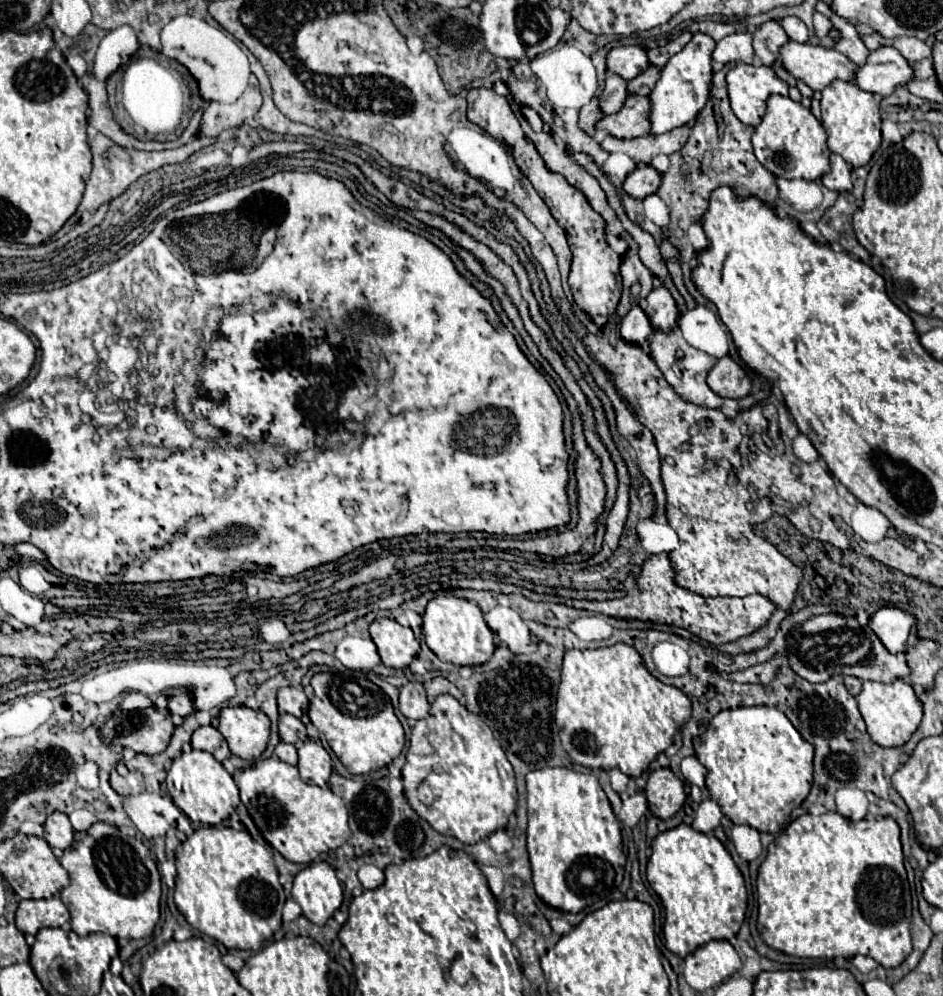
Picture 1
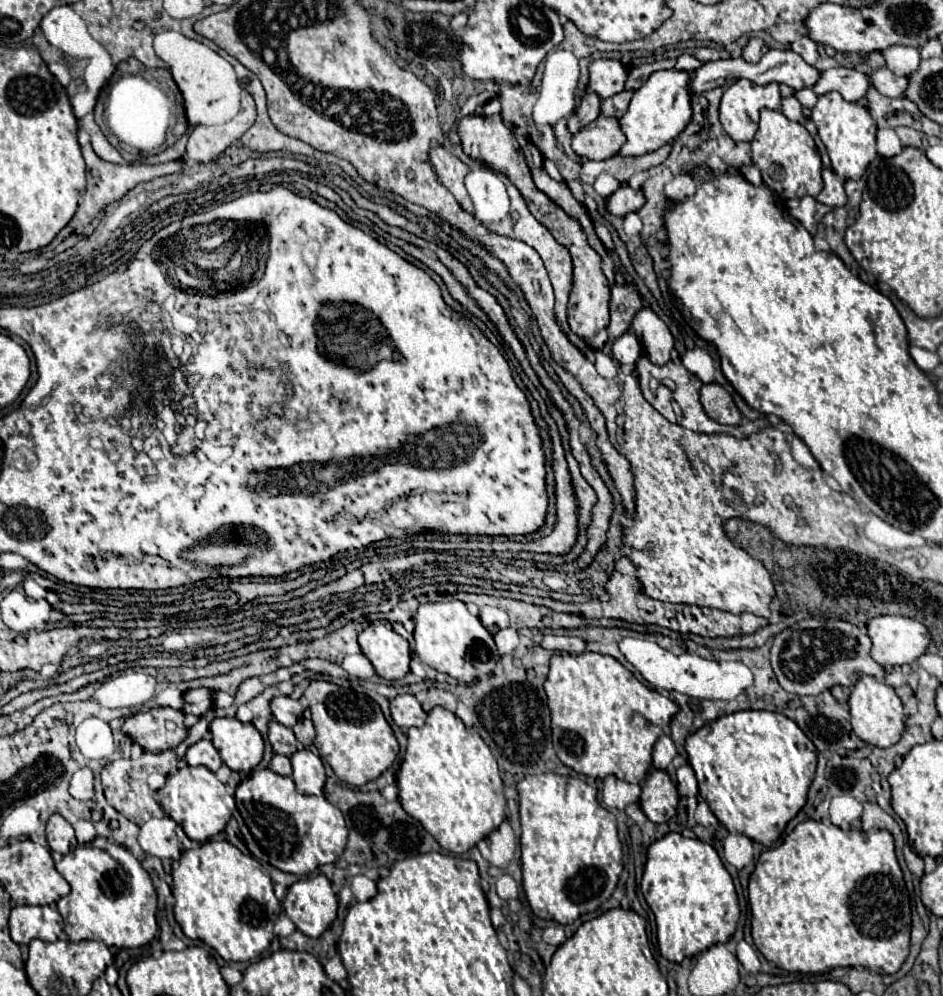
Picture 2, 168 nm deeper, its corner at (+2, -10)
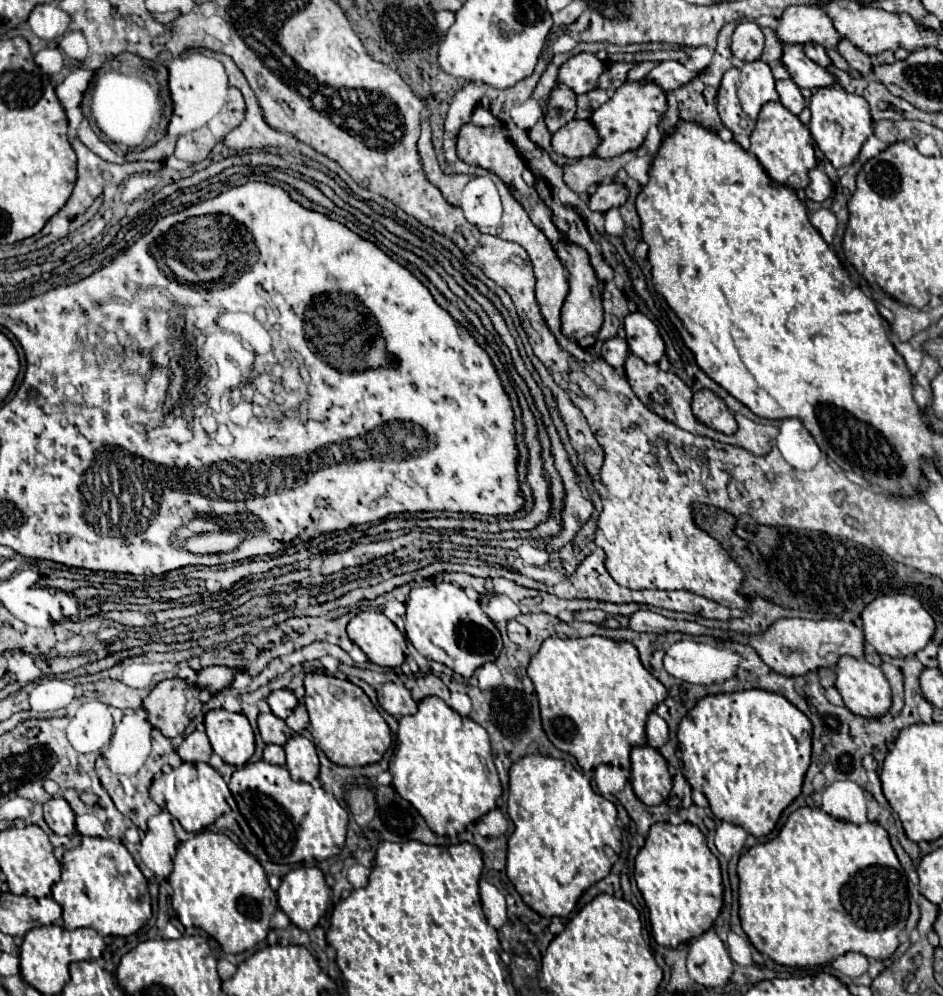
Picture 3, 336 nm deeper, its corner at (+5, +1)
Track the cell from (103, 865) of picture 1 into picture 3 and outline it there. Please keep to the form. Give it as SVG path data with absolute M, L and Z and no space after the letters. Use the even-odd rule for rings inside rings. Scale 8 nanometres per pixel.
M81 836L75 848L65 850L61 858L61 882L53 886L53 898L63 908L67 930L89 926L99 936L128 937L151 918L147 878L123 842L111 838Z

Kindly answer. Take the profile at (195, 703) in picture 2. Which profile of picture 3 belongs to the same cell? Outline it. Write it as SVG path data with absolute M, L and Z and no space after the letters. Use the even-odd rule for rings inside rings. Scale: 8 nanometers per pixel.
M223 666L203 668L201 672L197 672L195 686L201 688L201 690L209 690L211 694L217 694L231 684L235 672L237 672L235 668L223 668Z

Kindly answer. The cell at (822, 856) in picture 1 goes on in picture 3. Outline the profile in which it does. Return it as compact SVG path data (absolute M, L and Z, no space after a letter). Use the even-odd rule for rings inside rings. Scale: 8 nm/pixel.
M799 808L795 810L781 832L765 842L765 844L755 844L749 848L741 858L739 858L739 916L741 916L741 926L745 934L749 936L751 944L761 952L767 954L771 960L783 966L819 966L833 962L837 956L847 954L847 952L859 952L867 958L875 960L887 960L897 948L899 948L899 932L905 928L907 916L909 916L909 898L907 898L907 876L895 856L895 850L891 848L889 834L883 826L875 822L865 822L865 824L851 824L845 820L835 820L833 816L821 812L819 808Z

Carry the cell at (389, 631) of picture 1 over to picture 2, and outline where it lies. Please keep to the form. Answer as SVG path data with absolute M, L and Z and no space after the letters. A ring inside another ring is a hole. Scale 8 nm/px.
M382 621L370 623L358 635L358 645L380 677L394 681L410 671L410 645L390 625Z

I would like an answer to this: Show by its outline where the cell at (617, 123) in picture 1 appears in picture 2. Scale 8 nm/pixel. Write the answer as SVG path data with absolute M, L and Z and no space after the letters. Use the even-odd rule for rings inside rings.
M598 117L592 123L584 125L572 137L572 149L576 155L584 159L604 161L618 153L620 145L626 141L624 133L618 127L616 119Z

